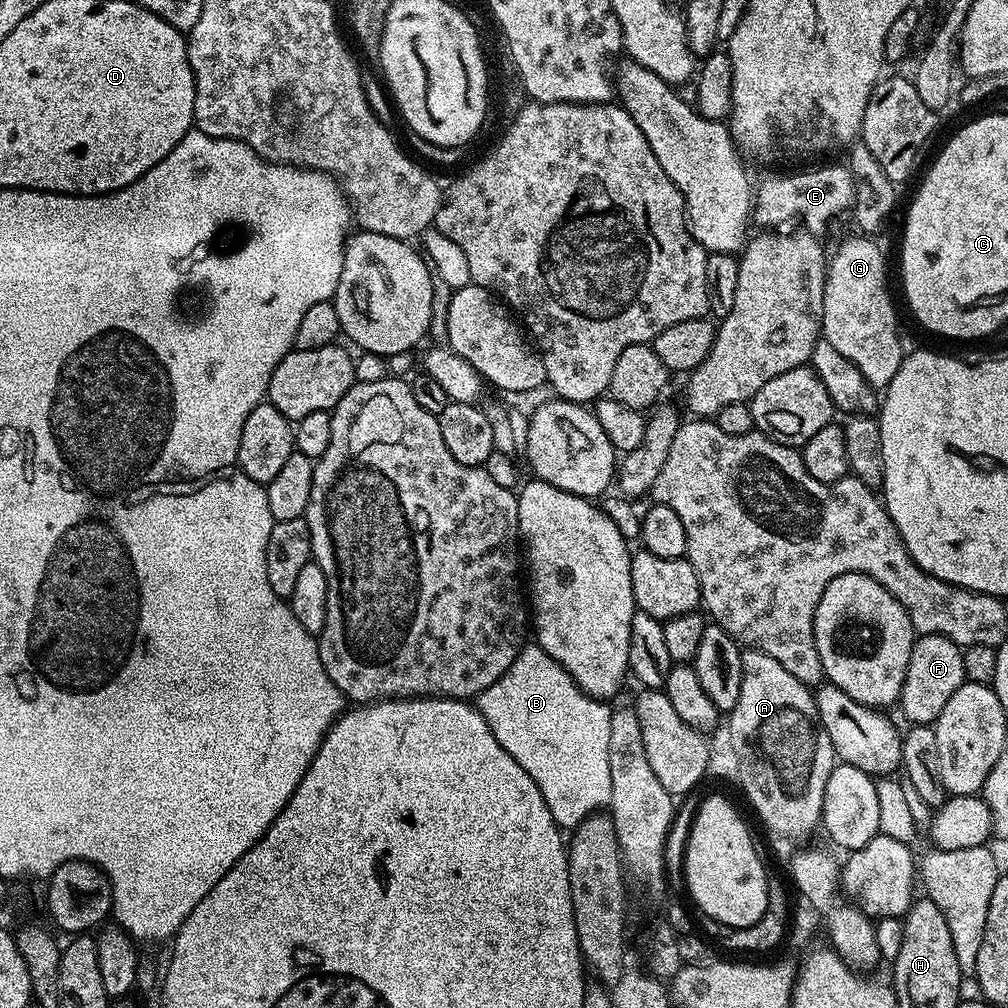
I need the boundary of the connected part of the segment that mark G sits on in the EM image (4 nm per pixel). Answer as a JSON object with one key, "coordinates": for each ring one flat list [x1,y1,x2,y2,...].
{"coordinates":[[857,234,849,240,844,240,836,248,836,253,831,253,826,264,824,274,824,305,822,306,822,338,834,346,870,382,870,386,883,390,898,374,898,366,904,361,906,348,900,345,900,328,896,325,896,308,892,305,892,296,888,293,888,268,884,265,884,252,868,240,867,235]]}

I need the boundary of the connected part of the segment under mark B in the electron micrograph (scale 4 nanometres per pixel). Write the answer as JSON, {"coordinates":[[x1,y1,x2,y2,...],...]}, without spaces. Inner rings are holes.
{"coordinates":[[525,643,518,658,510,662,510,670,506,670,494,686,475,696,474,706,482,718,486,718,486,726,490,726,494,738,498,738,498,746,534,778,534,786,542,790,542,798,546,798,546,806,550,806,550,814,561,829,575,830,583,820,611,805,610,718,613,709,605,701,585,694,568,671,558,666,539,644]]}

